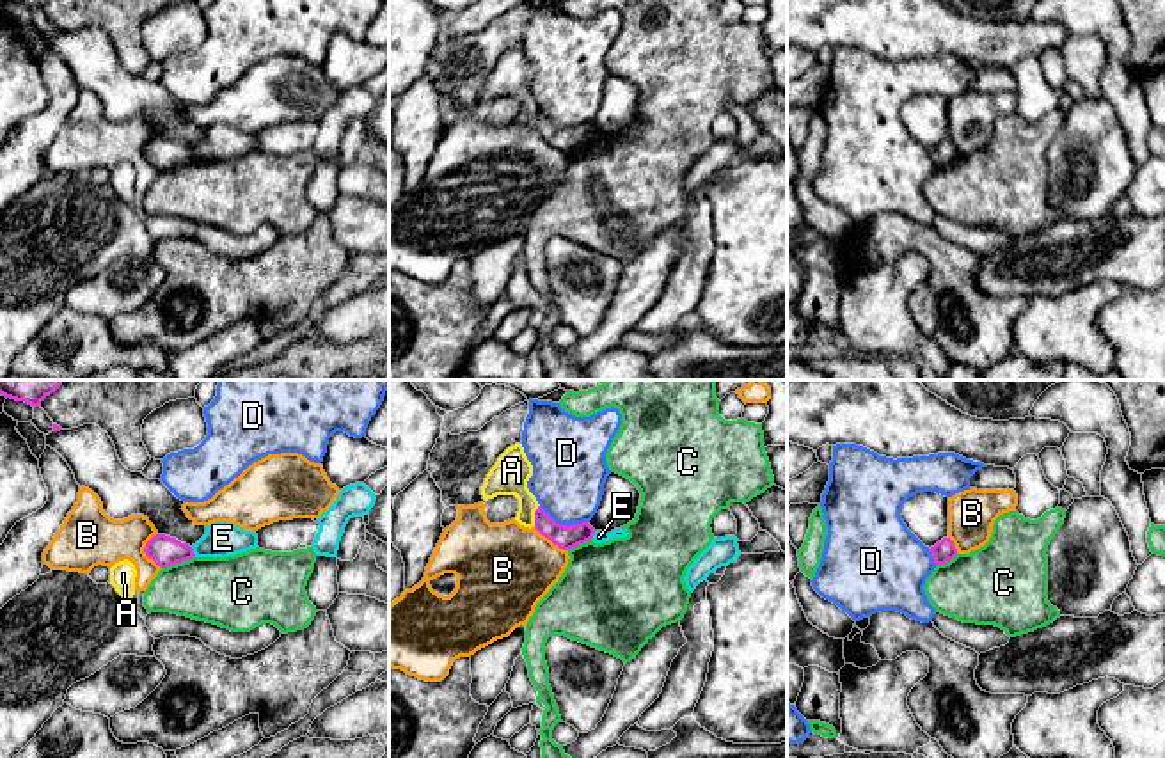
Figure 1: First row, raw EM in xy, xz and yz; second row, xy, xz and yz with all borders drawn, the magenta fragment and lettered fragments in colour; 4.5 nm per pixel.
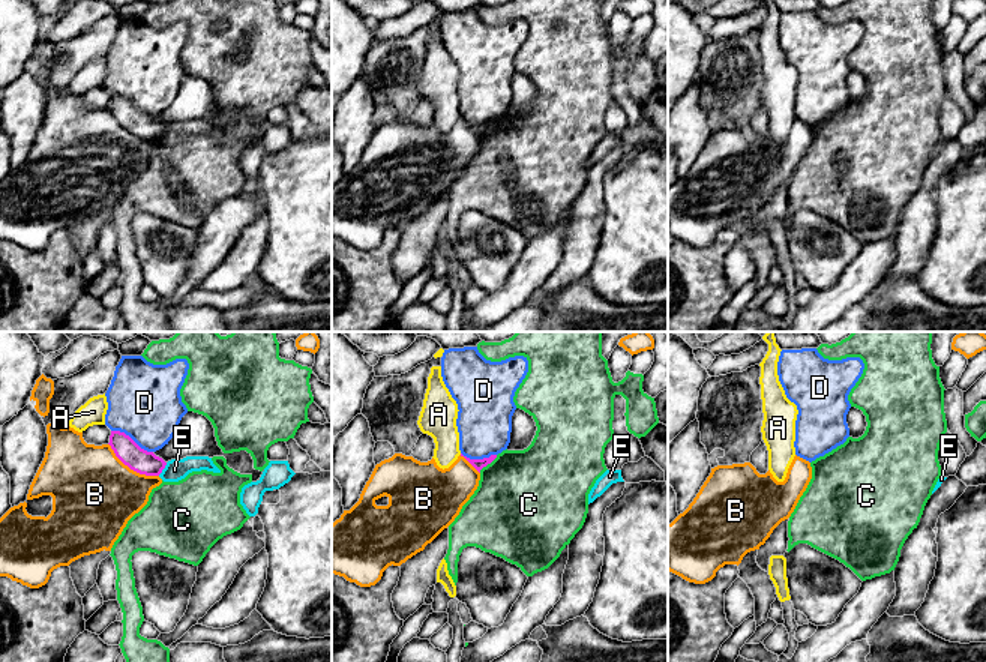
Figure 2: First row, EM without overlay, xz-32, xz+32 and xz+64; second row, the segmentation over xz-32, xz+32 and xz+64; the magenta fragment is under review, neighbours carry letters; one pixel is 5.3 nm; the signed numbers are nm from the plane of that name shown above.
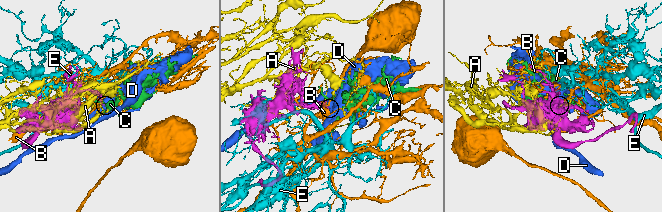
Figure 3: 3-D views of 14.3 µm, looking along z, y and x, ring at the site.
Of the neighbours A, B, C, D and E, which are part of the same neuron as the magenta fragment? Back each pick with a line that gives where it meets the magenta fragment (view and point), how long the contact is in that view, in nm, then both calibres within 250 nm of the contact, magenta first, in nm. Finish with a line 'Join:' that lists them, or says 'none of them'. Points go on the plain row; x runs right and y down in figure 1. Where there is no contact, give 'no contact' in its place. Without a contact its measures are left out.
C: xy (178, 164) | 160 nm | 140/300 nm
Join: C

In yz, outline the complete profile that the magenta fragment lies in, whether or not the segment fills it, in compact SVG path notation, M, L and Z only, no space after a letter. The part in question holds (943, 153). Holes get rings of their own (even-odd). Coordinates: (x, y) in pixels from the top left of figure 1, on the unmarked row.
M1066 112L1030 122L1018 114L1000 117L989 144L959 156L950 140L929 151L936 170L923 193L929 206L963 225L995 227L1009 240L1034 234L1060 220L1048 204L1048 147Z

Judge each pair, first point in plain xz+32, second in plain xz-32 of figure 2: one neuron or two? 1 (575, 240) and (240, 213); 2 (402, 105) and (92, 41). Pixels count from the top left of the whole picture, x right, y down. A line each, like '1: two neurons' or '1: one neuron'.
1: two neurons
2: one neuron

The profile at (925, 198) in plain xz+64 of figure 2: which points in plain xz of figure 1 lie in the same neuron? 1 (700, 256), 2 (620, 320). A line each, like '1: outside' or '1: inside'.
1: inside
2: outside

